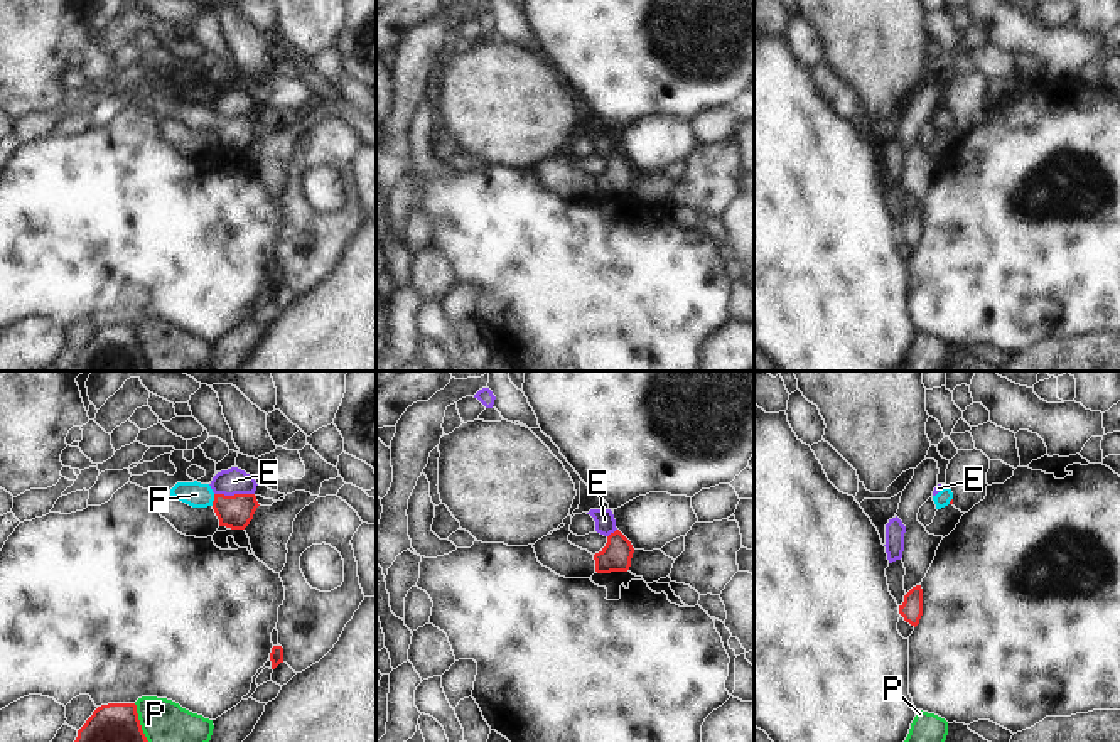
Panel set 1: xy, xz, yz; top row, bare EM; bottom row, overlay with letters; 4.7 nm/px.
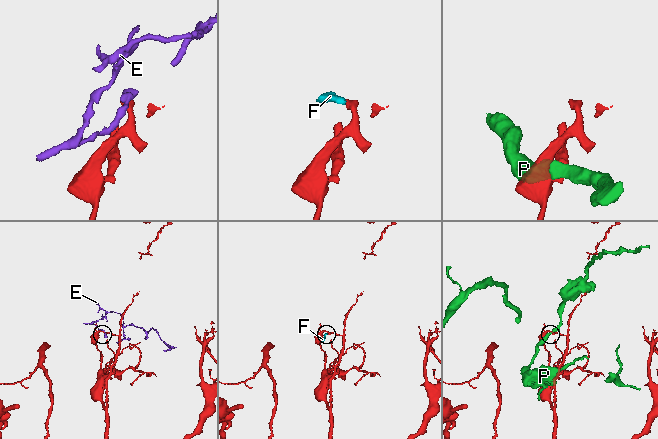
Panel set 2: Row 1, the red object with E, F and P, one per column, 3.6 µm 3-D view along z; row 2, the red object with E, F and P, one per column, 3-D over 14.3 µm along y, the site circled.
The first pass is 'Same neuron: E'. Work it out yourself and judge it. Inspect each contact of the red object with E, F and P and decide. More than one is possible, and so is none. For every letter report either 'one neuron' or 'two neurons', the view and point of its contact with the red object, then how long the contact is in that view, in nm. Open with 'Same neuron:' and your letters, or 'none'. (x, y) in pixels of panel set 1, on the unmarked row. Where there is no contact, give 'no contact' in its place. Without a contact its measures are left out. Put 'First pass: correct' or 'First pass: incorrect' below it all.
Same neuron: F
E: two neurons | xy (235, 117) | 190 nm
F: one neuron | xy (215, 122) | 60 nm
P: two neurons | xy (140, 348) | 240 nm
First pass: incorrect

